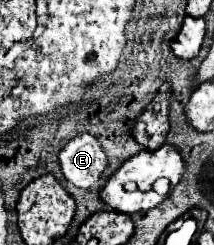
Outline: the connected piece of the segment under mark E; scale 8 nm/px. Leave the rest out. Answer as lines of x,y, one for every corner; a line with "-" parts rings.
92,134
72,138
58,154
60,170
68,182
78,188
90,188
100,180
108,160

